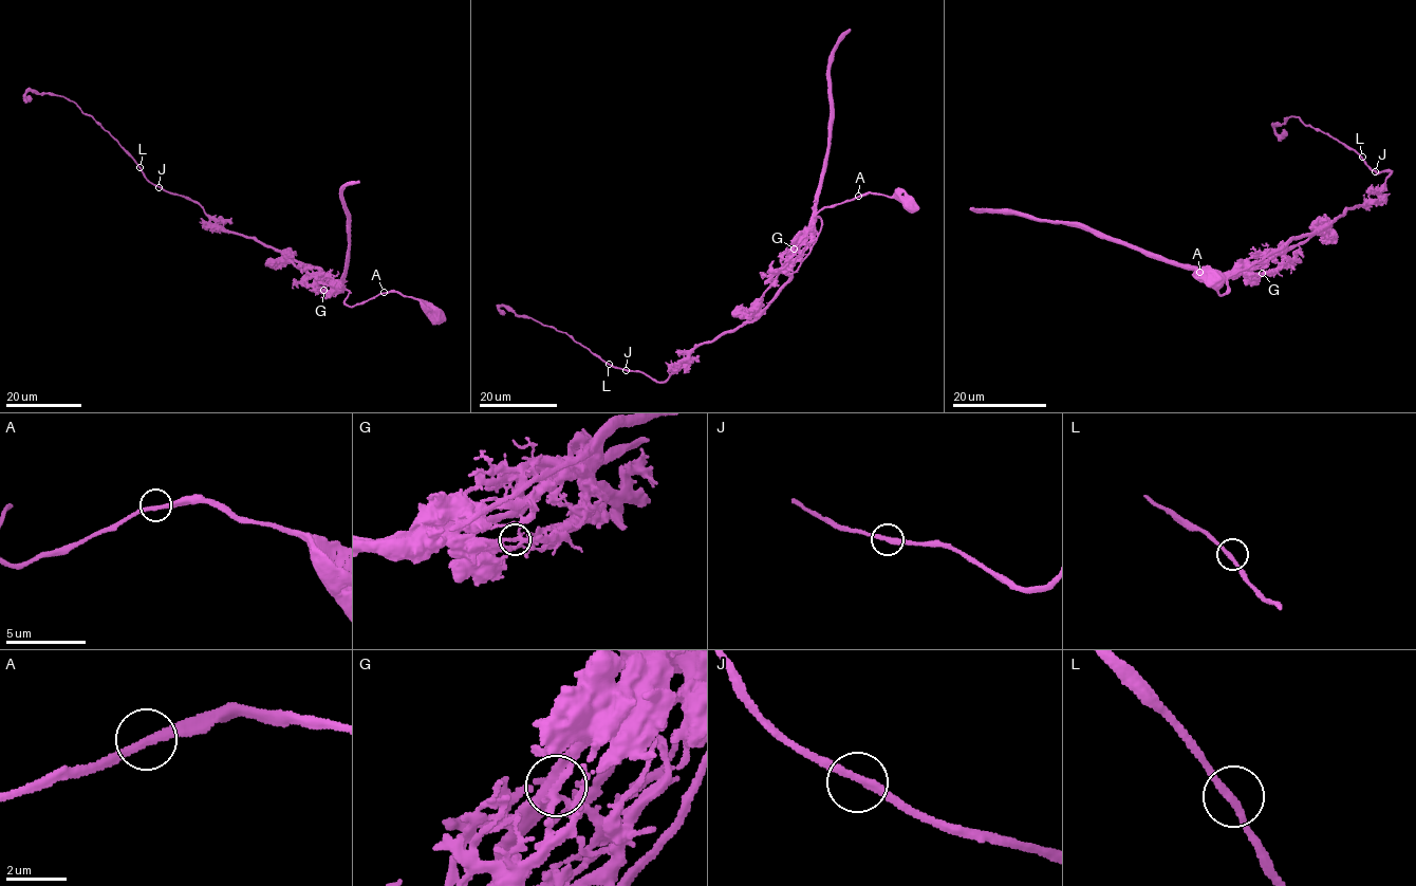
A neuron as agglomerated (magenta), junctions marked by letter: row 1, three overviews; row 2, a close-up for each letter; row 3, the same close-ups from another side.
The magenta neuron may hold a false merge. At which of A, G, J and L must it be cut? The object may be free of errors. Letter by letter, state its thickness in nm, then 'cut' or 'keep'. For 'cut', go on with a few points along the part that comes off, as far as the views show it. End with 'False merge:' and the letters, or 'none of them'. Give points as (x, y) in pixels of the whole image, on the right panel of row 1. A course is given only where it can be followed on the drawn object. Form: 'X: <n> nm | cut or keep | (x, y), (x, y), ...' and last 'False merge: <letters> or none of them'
A: 280 nm | keep
G: 200 nm | cut | (1263, 273), (1194, 270), (1159, 260), (1077, 226), (1024, 215), (969, 208)
J: 280 nm | keep
L: 240 nm | keep
False merge: G

